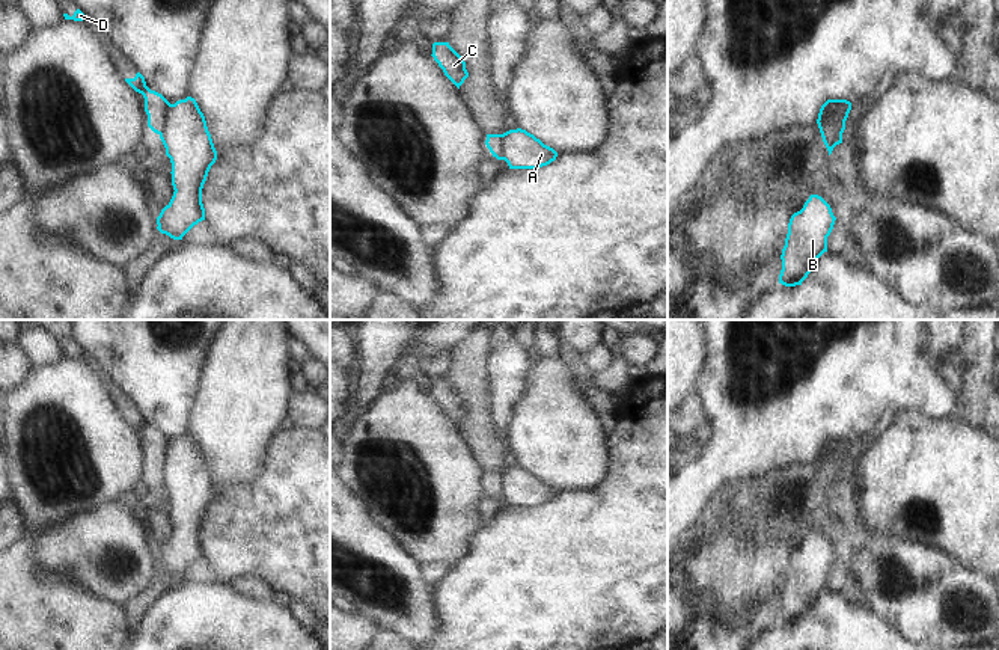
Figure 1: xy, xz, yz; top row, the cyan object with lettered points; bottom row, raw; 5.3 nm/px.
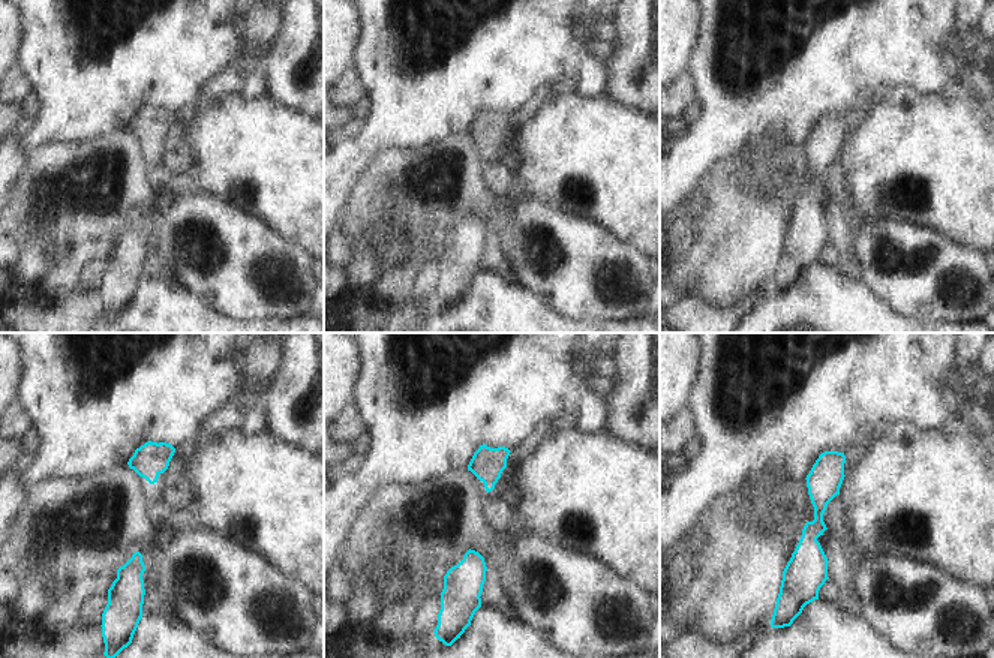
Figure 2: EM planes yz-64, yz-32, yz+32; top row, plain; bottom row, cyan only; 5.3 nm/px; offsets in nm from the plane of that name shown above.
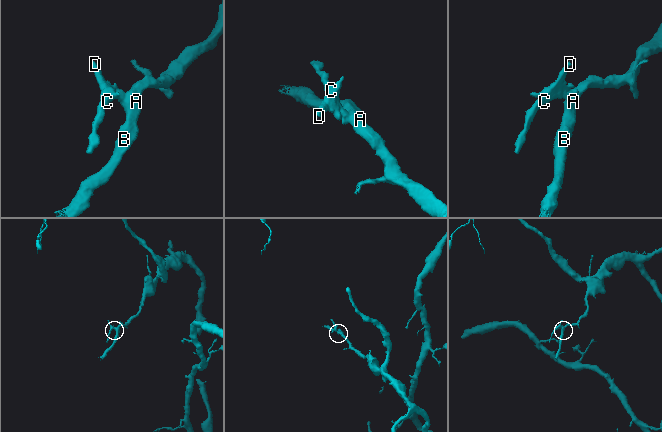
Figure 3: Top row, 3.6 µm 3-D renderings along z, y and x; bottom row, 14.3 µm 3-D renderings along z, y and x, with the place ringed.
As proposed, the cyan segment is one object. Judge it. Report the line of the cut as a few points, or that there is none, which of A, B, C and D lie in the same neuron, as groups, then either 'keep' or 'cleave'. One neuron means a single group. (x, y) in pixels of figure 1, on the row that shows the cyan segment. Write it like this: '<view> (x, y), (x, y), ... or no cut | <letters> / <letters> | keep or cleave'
yz (846, 118), (840, 128), (827, 122), (818, 125) | A B / C D | cleave

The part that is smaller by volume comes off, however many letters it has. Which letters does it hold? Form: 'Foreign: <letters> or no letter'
Foreign: C, D

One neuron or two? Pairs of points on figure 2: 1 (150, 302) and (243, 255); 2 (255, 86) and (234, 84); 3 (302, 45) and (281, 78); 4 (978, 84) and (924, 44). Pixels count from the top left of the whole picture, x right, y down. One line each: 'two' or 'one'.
1: two
2: two
3: one
4: two

